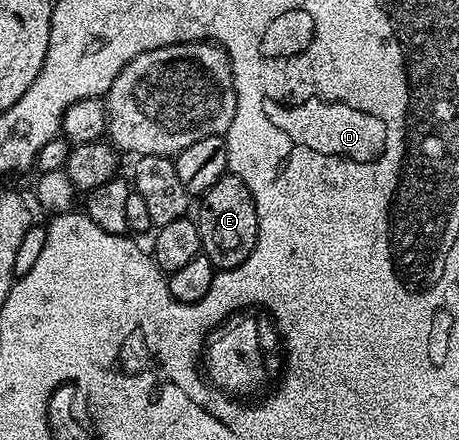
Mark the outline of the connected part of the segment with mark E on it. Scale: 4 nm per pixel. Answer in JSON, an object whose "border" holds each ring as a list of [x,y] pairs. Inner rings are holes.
{"border":[[[227,175],[212,183],[212,187],[201,194],[200,201],[202,206],[198,213],[196,209],[196,220],[202,240],[202,253],[218,271],[244,263],[258,242],[258,216],[248,187],[239,177]]]}

